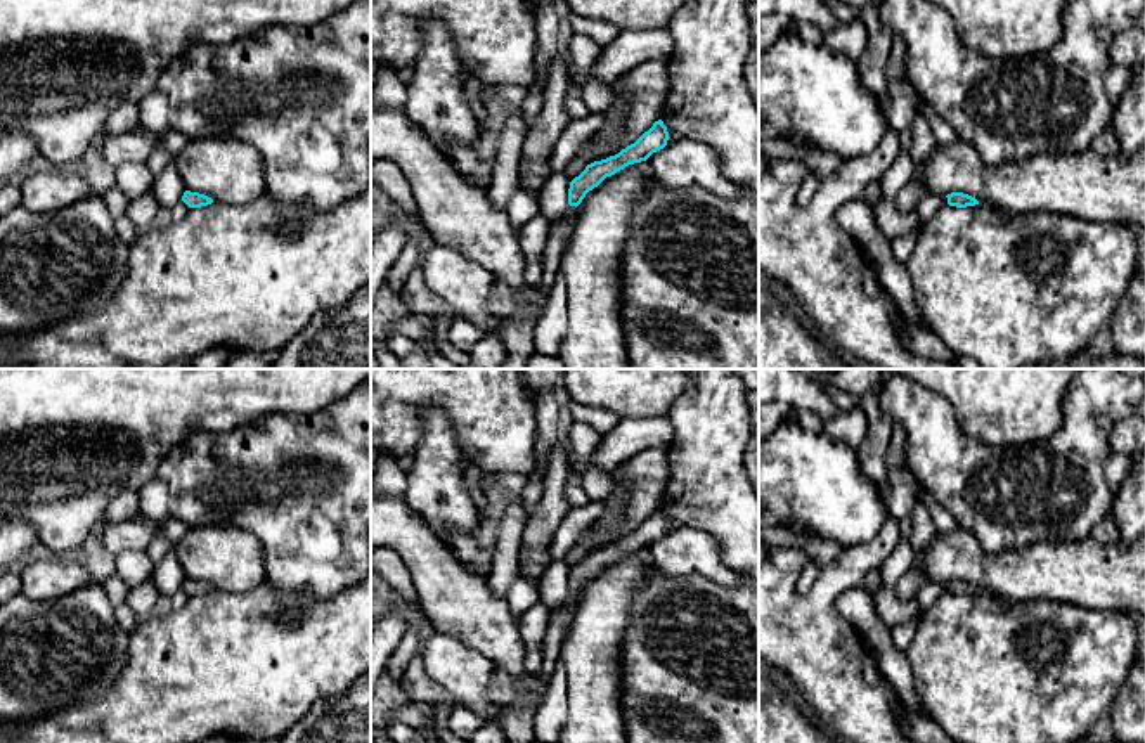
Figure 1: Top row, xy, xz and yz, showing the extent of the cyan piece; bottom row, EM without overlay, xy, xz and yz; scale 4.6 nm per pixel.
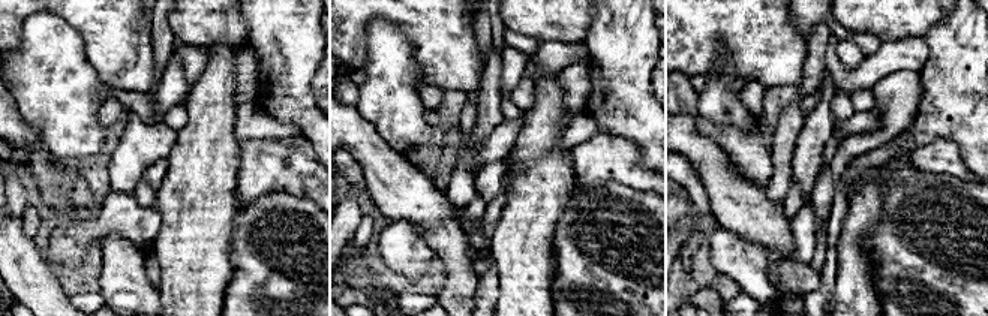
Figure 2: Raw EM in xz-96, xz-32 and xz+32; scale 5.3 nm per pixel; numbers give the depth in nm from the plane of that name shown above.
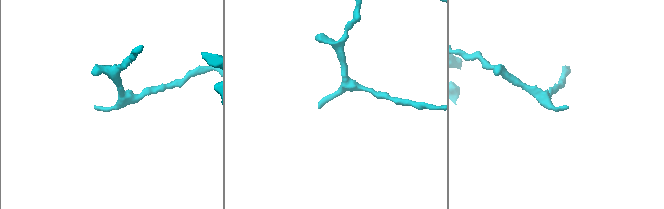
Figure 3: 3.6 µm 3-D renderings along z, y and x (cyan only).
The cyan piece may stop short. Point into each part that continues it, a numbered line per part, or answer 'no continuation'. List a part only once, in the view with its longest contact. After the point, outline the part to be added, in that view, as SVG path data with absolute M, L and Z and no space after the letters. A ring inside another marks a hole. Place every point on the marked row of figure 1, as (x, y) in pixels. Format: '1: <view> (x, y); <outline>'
no continuation

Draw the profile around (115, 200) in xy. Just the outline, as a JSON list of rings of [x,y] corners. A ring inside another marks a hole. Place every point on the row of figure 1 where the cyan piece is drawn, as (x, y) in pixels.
[[[114,185],[102,194],[102,201],[109,215],[116,220],[125,215],[130,197],[118,185]]]

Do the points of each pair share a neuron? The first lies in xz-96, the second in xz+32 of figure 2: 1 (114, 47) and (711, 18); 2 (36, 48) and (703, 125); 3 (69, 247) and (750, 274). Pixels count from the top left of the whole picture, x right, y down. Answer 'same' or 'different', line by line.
1: same
2: different
3: same

